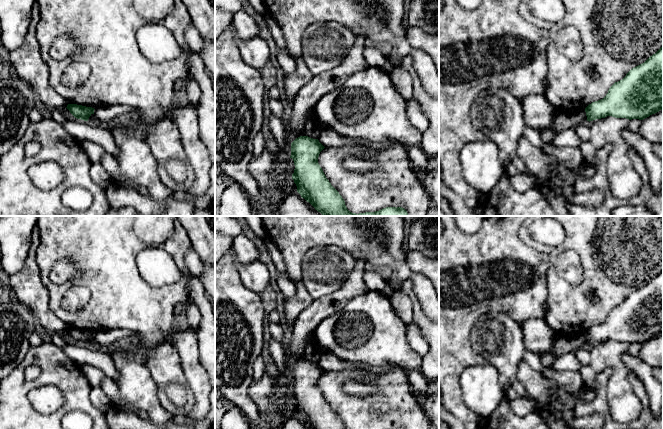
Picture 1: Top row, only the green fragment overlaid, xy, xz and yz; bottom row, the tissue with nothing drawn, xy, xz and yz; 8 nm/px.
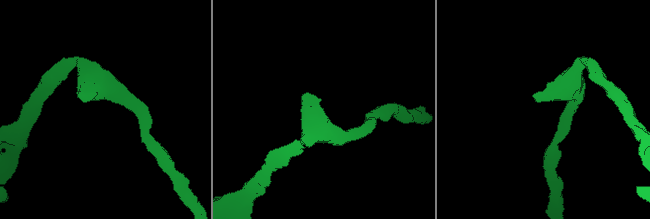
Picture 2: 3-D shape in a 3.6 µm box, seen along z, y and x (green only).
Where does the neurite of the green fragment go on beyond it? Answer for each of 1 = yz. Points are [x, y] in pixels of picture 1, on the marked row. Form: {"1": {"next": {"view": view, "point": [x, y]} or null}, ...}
{"1": {"next": null}}

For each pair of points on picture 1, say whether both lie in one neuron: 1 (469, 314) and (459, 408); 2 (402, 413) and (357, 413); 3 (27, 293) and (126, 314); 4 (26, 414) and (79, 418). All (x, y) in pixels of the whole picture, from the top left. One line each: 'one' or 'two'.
1: one
2: one
3: two
4: two

